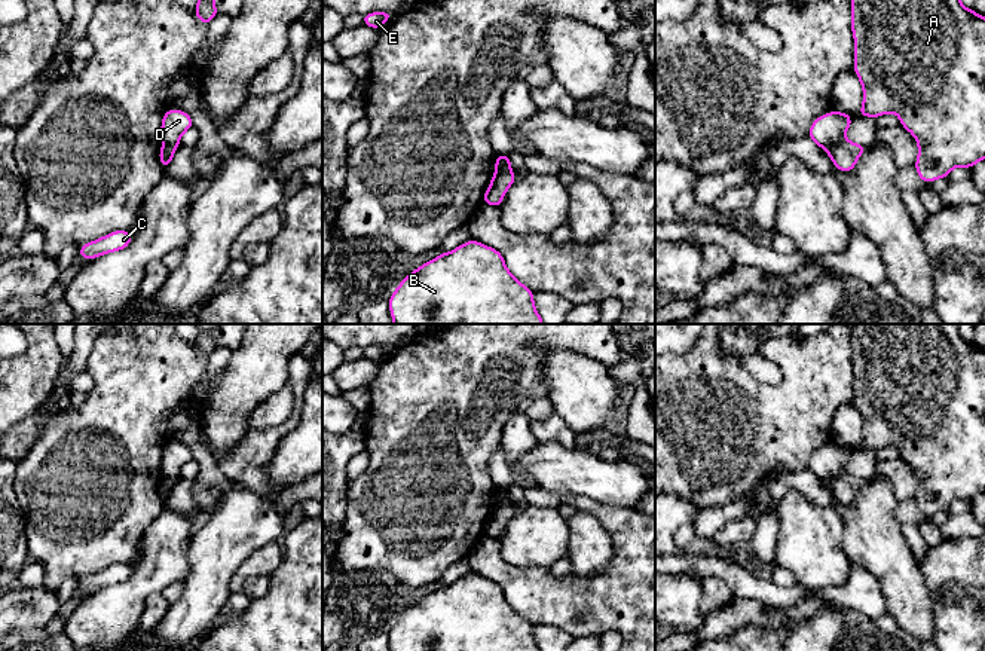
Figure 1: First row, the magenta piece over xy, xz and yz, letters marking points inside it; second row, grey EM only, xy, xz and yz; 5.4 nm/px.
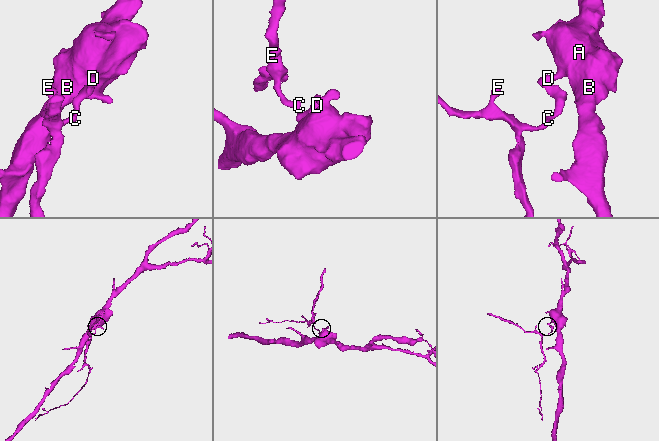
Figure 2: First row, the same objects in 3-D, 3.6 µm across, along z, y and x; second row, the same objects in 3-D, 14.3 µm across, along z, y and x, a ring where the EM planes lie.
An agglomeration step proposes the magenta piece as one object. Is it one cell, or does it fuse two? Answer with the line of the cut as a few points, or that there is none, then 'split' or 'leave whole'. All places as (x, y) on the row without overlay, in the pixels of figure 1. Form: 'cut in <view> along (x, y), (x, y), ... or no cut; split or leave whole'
cut in yz along (844, 470), (826, 483); split

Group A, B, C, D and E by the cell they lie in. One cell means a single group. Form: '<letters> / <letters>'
A B D / C E

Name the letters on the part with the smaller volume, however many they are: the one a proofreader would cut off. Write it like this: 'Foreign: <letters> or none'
Foreign: C, E

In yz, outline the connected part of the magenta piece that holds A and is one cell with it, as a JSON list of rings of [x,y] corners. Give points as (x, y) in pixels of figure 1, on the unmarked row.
[[[850,324],[853,331],[851,364],[854,369],[854,406],[863,421],[863,437],[857,449],[878,450],[894,446],[900,458],[917,473],[918,490],[915,502],[921,514],[945,511],[955,499],[972,501],[985,492],[985,351],[966,342],[958,324]]]

